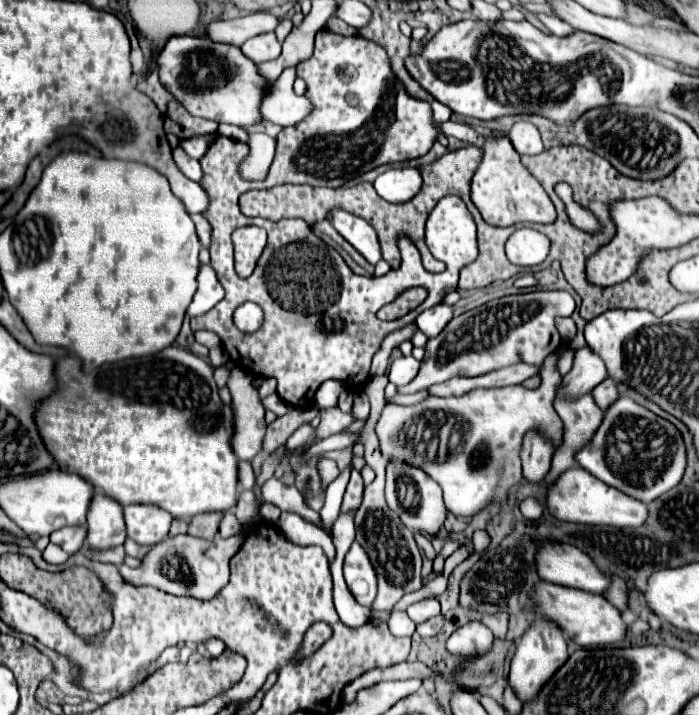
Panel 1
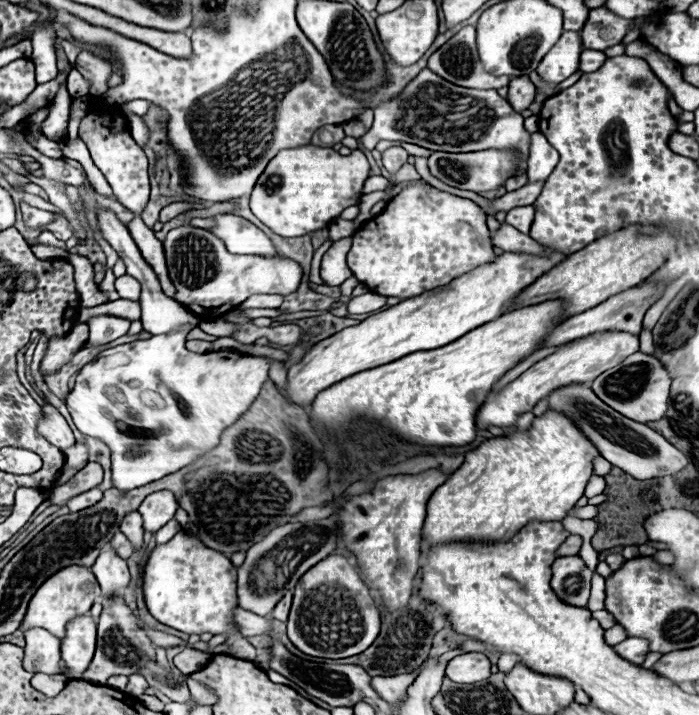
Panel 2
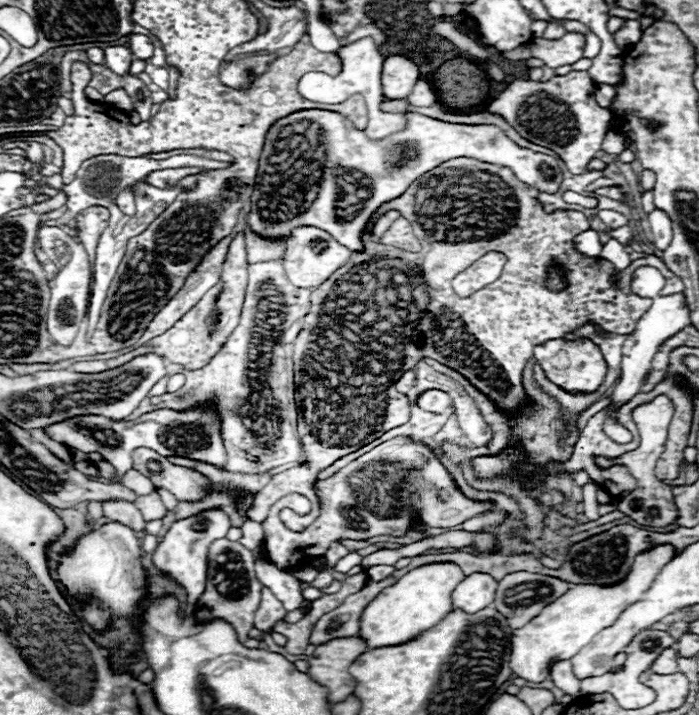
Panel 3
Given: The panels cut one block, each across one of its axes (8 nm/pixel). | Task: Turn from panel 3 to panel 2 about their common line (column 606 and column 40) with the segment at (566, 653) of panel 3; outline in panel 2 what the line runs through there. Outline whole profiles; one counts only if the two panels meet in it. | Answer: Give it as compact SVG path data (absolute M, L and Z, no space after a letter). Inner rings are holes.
M68 566L60 572L56 572L54 576L50 576L34 594L34 598L30 600L28 612L24 616L24 622L20 626L20 630L28 630L28 628L46 628L48 632L52 632L58 638L64 638L64 628L66 624L76 618L86 614L92 604L96 602L96 598L100 598L102 590L100 584L96 582L94 574L84 568L84 566Z

